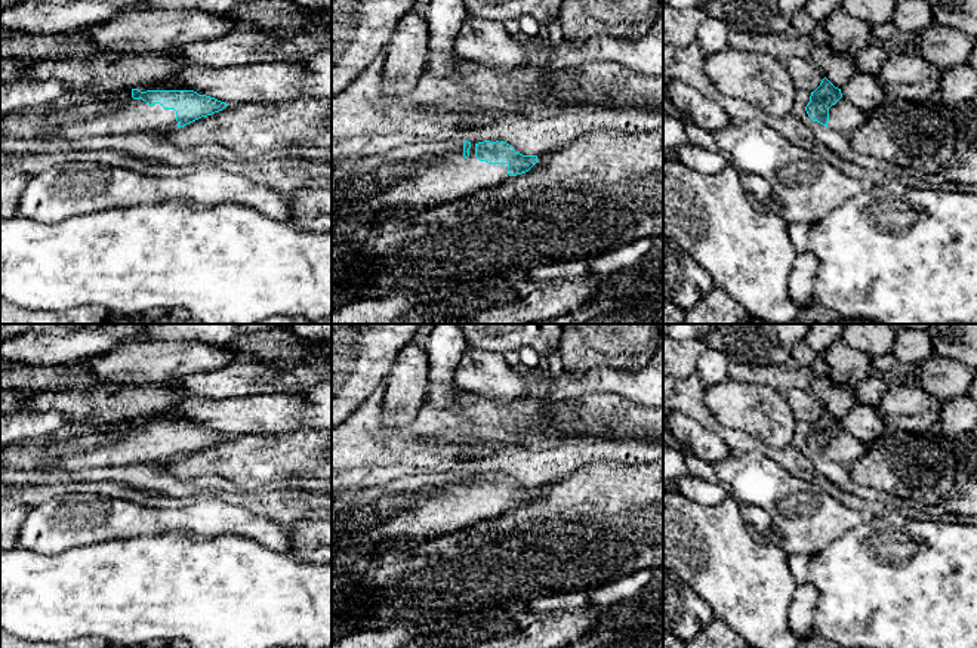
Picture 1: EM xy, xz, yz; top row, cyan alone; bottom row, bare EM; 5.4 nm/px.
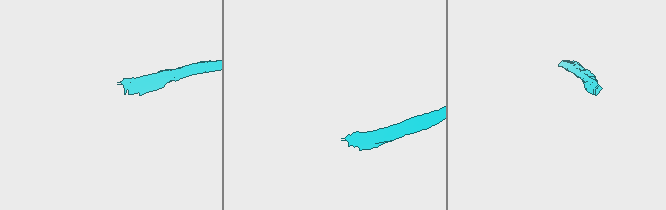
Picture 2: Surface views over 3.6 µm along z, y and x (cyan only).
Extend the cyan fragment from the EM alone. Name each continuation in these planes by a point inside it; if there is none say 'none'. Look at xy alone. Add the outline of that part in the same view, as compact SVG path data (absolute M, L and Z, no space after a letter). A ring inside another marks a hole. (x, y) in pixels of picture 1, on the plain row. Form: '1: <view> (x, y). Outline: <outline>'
1: xy (80, 446). Outline: M132 420L118 423L74 423L43 439L22 441L0 448L0 463L10 470L80 470L101 466L158 465L178 459L176 442L132 429Z

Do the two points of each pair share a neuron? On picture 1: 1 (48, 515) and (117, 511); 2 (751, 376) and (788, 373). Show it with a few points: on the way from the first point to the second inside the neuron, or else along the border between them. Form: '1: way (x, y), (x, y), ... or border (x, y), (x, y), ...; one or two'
1: way (65, 515), (99, 515); one
2: way (760, 375), (779, 375); one

